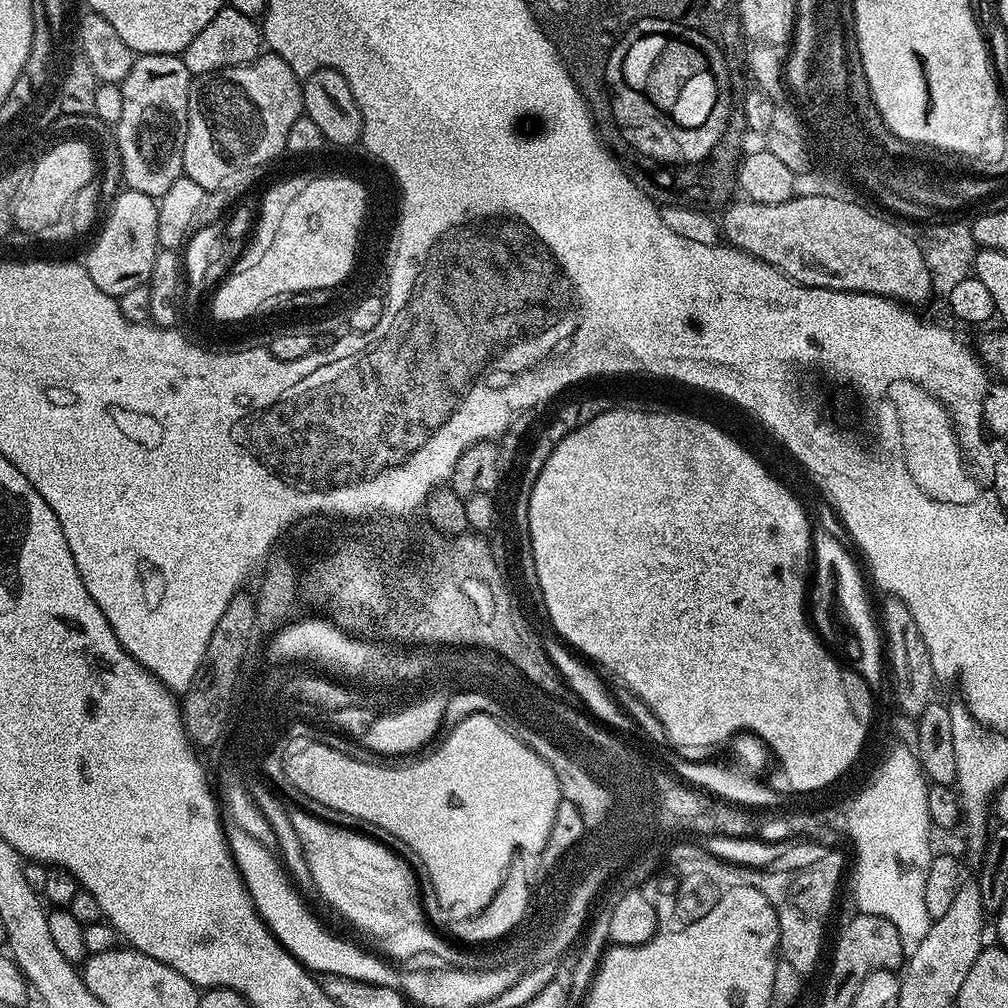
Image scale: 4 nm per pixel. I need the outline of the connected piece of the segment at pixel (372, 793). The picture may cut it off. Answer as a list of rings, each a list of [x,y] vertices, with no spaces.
[[[484,713],[474,714],[452,726],[449,736],[429,756],[421,755],[416,758],[421,760],[413,764],[400,762],[397,768],[355,760],[347,756],[347,751],[323,744],[320,748],[300,752],[300,756],[292,756],[292,764],[282,765],[283,779],[298,786],[306,798],[330,806],[330,810],[354,814],[354,818],[374,822],[374,826],[382,826],[382,830],[394,834],[394,838],[402,838],[402,842],[422,858],[426,874],[430,874],[430,885],[438,884],[438,878],[456,878],[456,870],[464,870],[464,880],[470,880],[470,894],[474,896],[474,917],[480,914],[476,908],[476,888],[480,888],[480,896],[499,893],[496,879],[506,857],[512,856],[512,848],[520,848],[522,842],[545,845],[562,799],[560,783],[551,766],[528,748],[523,739],[518,740],[507,730],[499,719]]]

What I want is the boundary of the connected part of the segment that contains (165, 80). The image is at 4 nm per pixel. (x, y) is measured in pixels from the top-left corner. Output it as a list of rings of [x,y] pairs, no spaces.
[[[145,52],[137,55],[130,66],[130,74],[126,74],[126,78],[119,85],[118,103],[122,106],[122,114],[118,118],[118,122],[114,126],[114,135],[116,144],[120,147],[120,161],[122,162],[122,180],[125,185],[133,192],[141,192],[153,198],[159,198],[162,194],[166,194],[166,190],[170,190],[170,185],[176,181],[179,176],[184,175],[184,147],[186,146],[186,126],[188,125],[188,95],[190,94],[190,86],[194,77],[188,71],[186,62],[176,54],[171,52]]]

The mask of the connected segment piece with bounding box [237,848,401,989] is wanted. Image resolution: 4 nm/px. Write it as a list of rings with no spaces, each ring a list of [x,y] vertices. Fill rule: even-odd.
[[[244,848],[244,860],[240,860],[237,866],[244,879],[244,885],[248,887],[248,893],[252,896],[254,906],[260,911],[260,917],[267,922],[268,929],[305,968],[316,974],[345,975],[346,978],[358,979],[364,983],[397,989],[401,987],[399,971],[395,972],[378,957],[363,952],[358,945],[351,944],[348,940],[339,940],[332,932],[326,933],[324,941],[320,944],[323,926],[316,921],[315,914],[300,901],[293,881],[286,875],[281,861],[273,853],[248,852],[248,848]]]

